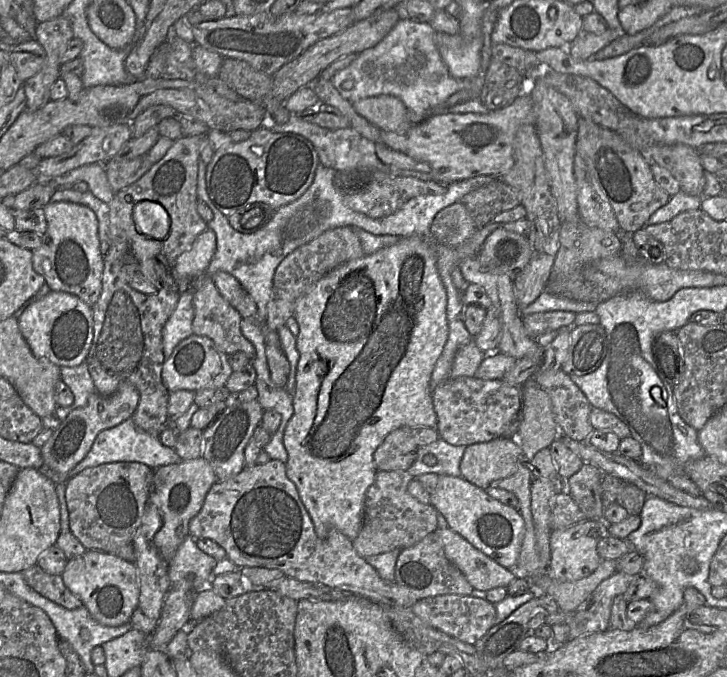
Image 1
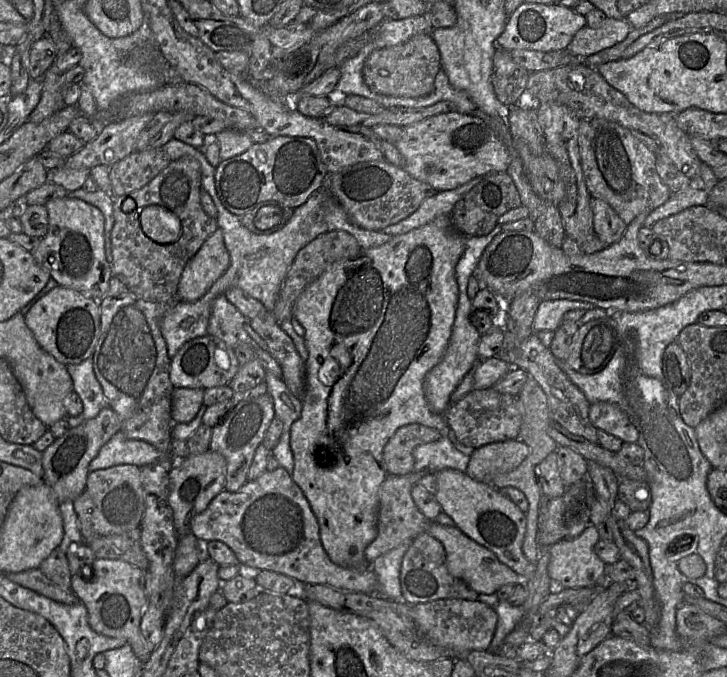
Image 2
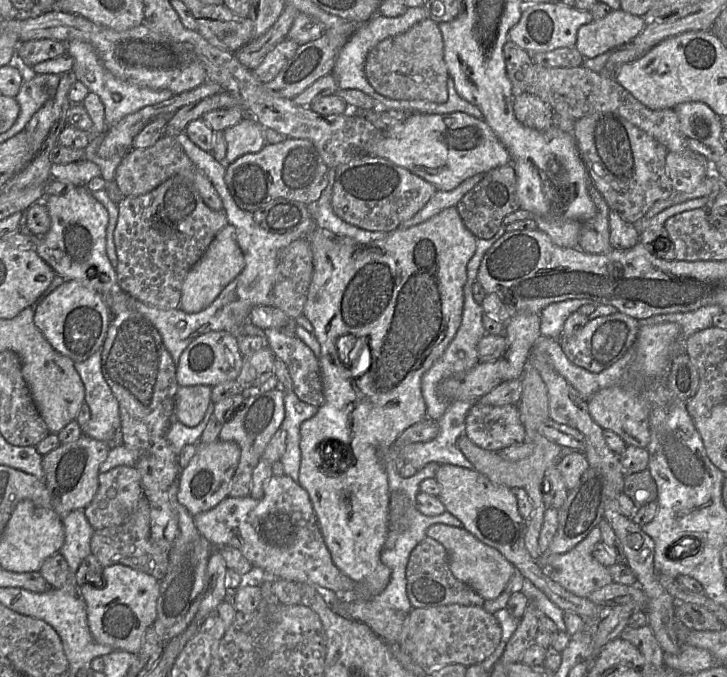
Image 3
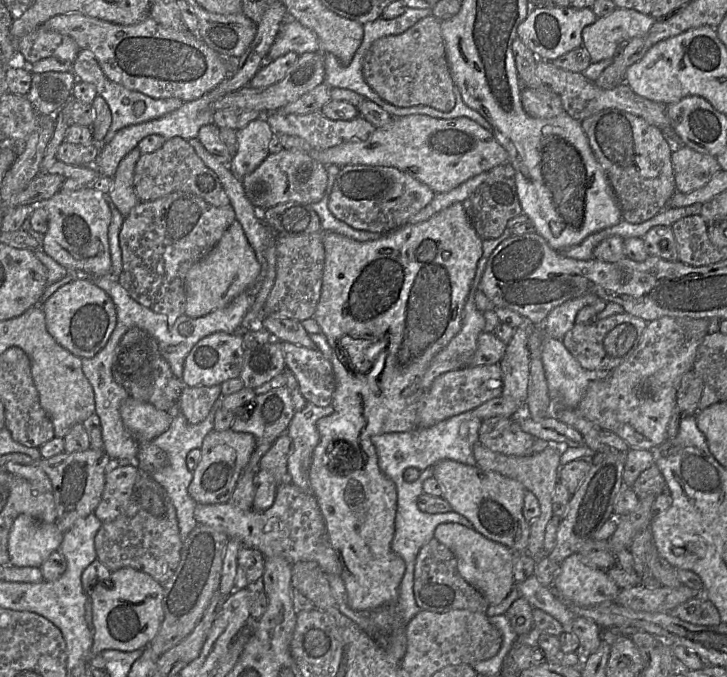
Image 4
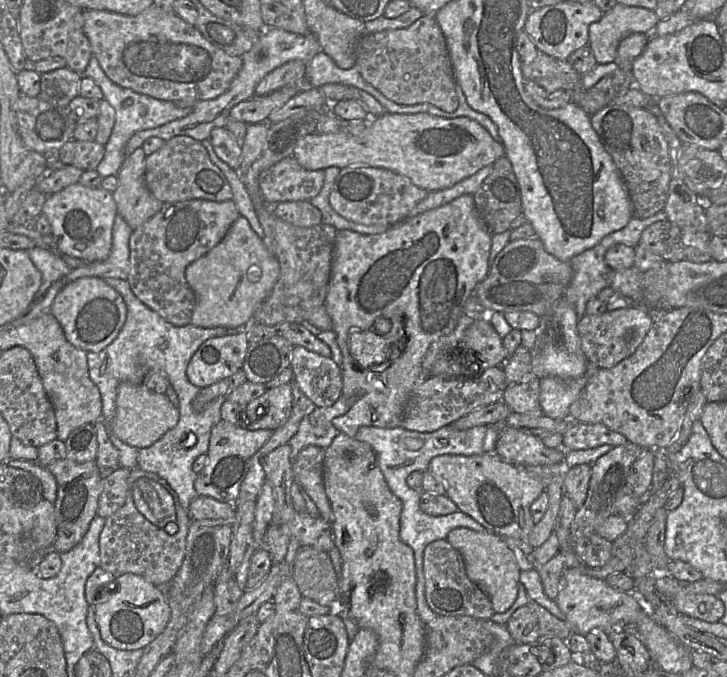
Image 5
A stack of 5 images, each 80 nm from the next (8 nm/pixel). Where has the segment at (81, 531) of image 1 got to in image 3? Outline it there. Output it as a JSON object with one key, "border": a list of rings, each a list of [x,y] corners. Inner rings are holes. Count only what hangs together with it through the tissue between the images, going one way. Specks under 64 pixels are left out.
{"border":[[[116,466],[100,472],[99,487],[92,501],[83,509],[94,530],[125,523],[144,497],[136,467]]]}

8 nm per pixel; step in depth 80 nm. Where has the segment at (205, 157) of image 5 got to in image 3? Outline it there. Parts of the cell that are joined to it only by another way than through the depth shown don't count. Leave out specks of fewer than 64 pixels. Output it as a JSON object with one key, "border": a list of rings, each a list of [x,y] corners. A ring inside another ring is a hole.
{"border":[[[164,136],[152,147],[131,149],[118,165],[114,182],[123,196],[138,196],[151,192],[167,179],[178,174],[193,181],[203,202],[210,209],[214,211],[223,210],[223,202],[212,182],[187,156],[176,137]]]}

